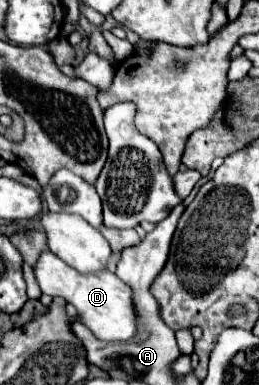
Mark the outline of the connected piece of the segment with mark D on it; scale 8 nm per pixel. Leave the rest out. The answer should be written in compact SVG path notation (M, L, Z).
M43 253L35 265L35 277L43 293L51 297L63 297L67 303L75 305L81 323L91 329L99 341L129 341L139 333L137 311L133 305L133 291L111 271L99 271L91 275L81 275L65 261L53 253Z

